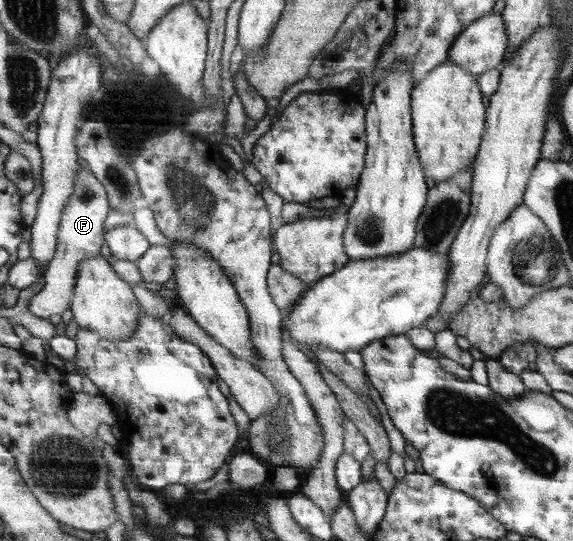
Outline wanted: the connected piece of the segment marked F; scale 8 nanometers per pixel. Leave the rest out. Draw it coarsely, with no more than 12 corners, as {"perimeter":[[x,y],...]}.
{"perimeter":[[82,170],[57,255],[28,309],[50,321],[73,307],[79,267],[104,247],[105,185]]}

